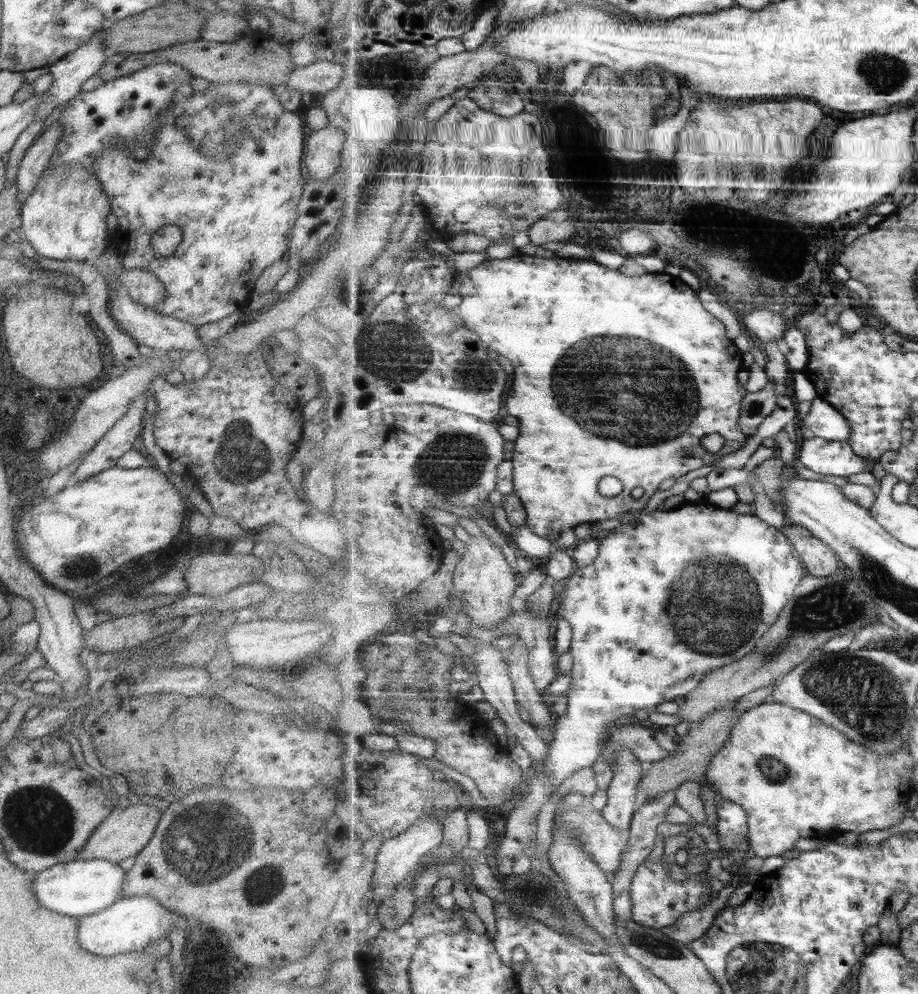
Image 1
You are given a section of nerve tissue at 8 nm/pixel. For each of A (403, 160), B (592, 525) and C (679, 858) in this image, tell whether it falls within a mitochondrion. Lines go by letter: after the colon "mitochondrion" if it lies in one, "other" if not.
A: other
B: other
C: other

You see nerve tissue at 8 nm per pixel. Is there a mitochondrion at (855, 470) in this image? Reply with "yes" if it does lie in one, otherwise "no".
no

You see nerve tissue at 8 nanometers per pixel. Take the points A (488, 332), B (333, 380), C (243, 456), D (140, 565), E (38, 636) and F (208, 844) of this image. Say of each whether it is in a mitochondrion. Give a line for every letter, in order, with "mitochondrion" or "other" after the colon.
A: other
B: other
C: mitochondrion
D: other
E: other
F: mitochondrion

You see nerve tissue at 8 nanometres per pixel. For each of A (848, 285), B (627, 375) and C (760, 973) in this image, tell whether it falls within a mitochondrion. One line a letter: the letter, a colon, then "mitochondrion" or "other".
A: other
B: mitochondrion
C: mitochondrion

